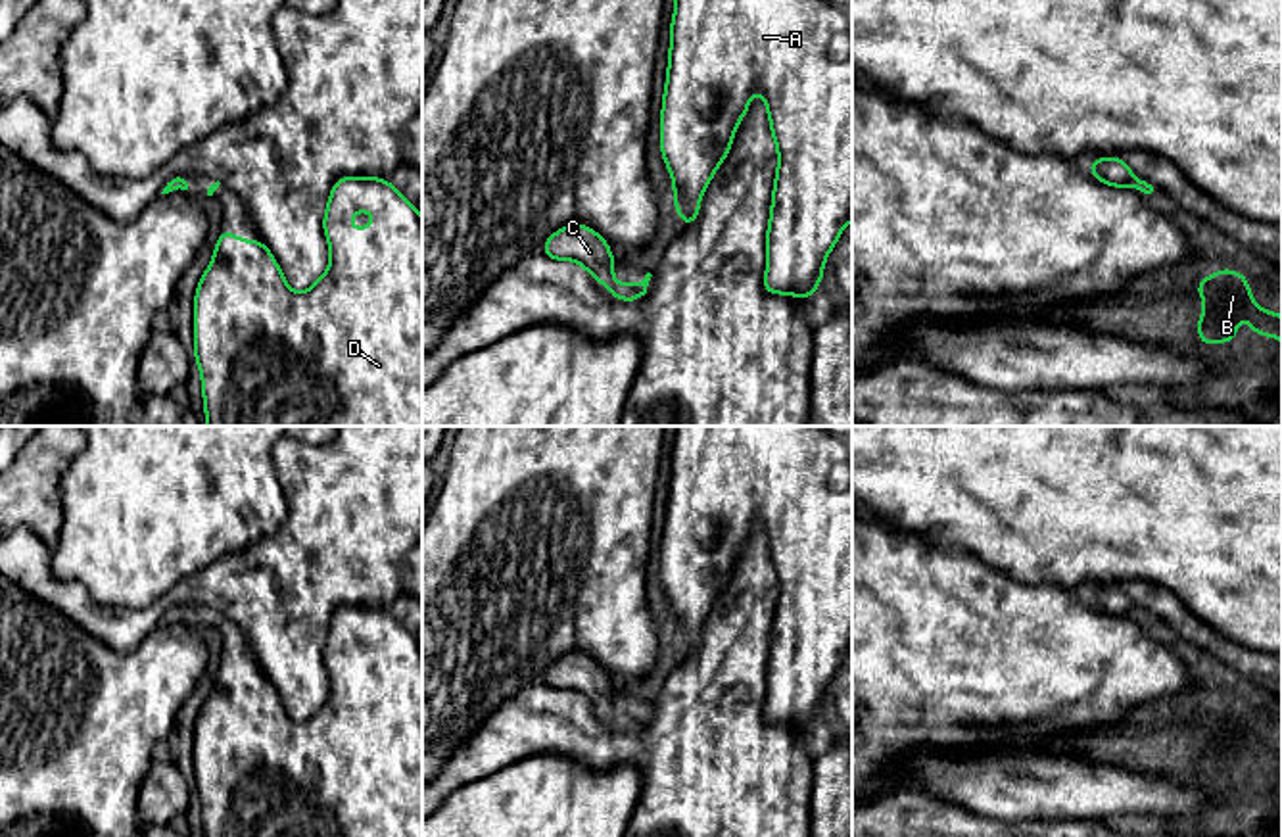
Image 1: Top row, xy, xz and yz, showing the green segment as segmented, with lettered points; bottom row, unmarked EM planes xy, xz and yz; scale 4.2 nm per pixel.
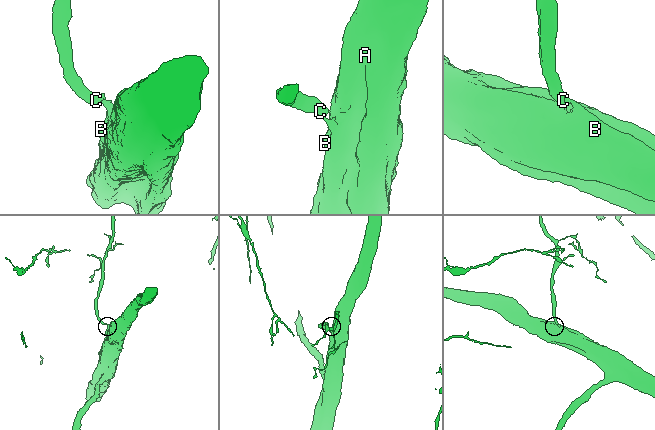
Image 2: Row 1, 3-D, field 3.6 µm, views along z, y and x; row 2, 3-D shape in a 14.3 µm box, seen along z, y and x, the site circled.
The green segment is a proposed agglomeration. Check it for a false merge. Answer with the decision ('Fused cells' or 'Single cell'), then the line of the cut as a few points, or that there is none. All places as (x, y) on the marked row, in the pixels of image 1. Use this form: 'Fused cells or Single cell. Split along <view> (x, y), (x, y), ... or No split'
Single cell. No split

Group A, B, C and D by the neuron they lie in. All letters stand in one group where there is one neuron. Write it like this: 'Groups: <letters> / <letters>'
Groups: A B C D

